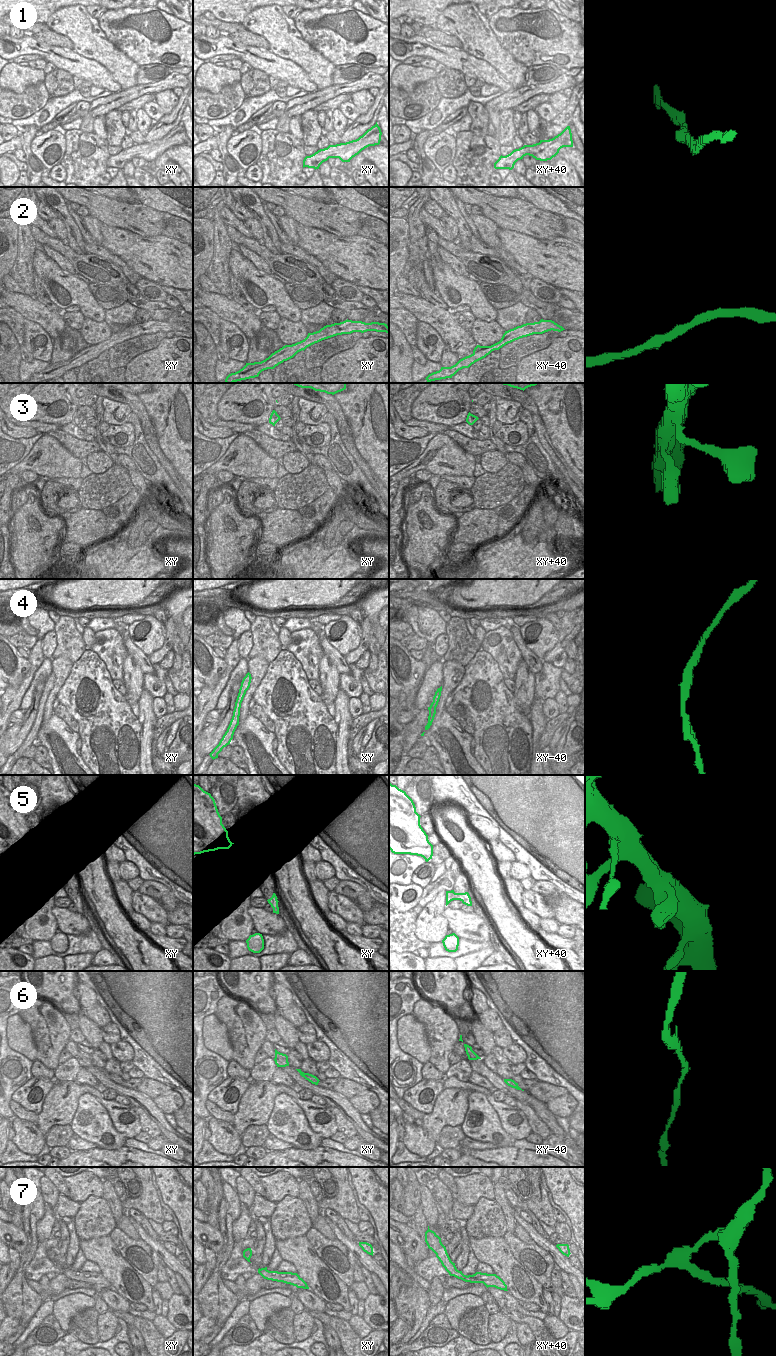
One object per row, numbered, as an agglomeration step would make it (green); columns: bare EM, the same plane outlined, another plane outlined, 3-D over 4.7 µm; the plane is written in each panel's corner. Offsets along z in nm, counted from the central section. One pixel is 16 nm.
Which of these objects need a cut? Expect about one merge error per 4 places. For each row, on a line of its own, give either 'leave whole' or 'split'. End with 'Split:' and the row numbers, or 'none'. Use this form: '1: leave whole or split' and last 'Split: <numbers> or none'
1: leave whole
2: leave whole
3: leave whole
4: leave whole
5: leave whole
6: split
7: split
Split: 6, 7

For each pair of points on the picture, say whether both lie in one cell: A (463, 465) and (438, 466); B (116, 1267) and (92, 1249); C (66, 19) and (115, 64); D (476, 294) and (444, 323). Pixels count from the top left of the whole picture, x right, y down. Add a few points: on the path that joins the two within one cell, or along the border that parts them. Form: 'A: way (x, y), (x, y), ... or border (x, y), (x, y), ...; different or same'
A: way (457, 466), (451, 469), (444, 466); same
B: way (110, 1261), (98, 1250); same
C: way (78, 27), (103, 52); same
D: border (448, 308), (453, 309); different

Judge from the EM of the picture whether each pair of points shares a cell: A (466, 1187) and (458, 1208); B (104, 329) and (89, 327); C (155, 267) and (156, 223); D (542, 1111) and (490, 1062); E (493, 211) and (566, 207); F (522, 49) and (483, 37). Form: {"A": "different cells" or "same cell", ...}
{"A": "different cells", "B": "same cell", "C": "different cells", "D": "different cells", "E": "different cells", "F": "different cells"}

